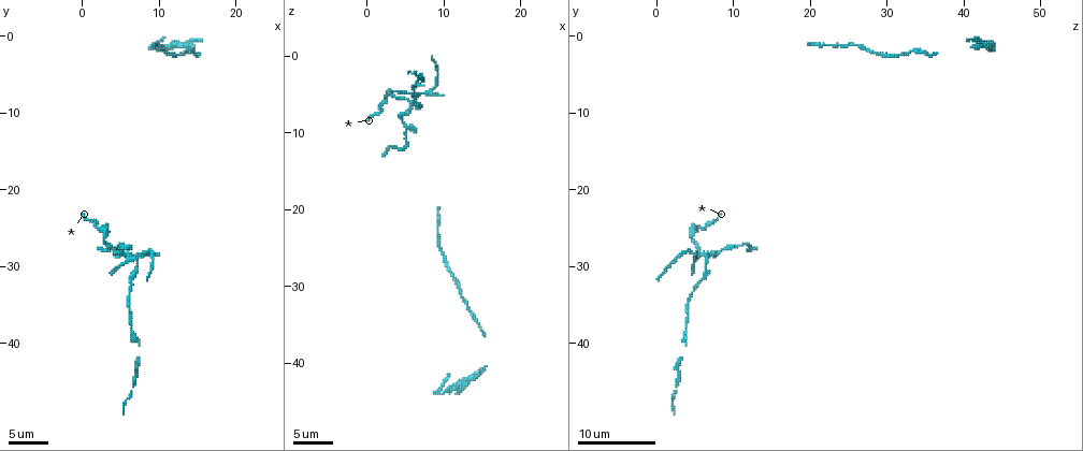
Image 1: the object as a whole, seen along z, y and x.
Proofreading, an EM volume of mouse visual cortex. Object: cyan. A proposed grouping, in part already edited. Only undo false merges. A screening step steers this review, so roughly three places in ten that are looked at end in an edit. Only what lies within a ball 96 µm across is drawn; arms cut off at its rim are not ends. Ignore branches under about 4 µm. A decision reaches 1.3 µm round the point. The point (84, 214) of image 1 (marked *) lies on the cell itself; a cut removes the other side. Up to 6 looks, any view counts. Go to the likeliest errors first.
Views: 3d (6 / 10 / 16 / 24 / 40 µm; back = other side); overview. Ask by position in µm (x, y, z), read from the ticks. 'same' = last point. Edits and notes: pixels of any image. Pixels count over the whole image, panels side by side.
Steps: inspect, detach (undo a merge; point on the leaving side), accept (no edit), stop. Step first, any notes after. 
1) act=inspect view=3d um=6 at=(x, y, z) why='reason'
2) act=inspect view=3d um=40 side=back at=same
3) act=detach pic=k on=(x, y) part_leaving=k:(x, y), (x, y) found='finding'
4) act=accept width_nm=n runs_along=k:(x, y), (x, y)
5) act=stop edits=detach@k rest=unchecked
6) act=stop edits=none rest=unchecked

act=inspect view=3d um=6 at=(6.0, 28.5, 6.5) why='four-way junction'

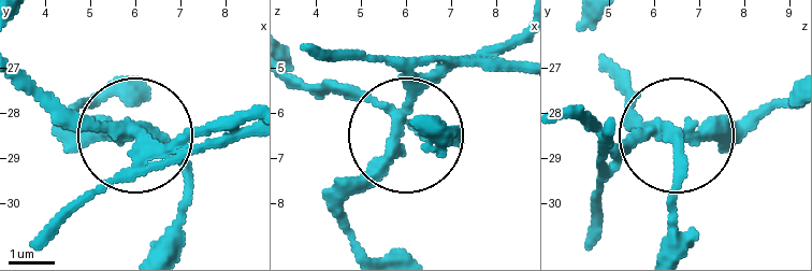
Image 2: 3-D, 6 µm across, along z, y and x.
act=inspect view=3d um=6 side=back at=(5.80, 28.50, 6.65) why='other side'

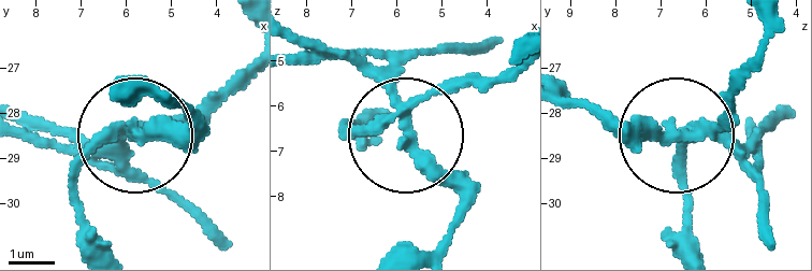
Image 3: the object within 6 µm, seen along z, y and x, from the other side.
act=detach pic=3 on=(358, 57) part_leaving=3:(402, 116), (460, 204), (444, 251) found='two cells meet here'

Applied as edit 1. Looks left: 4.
act=inspect view=3d um=10 at=(12.0, 1.0, 42.5) why='sudden change in width'

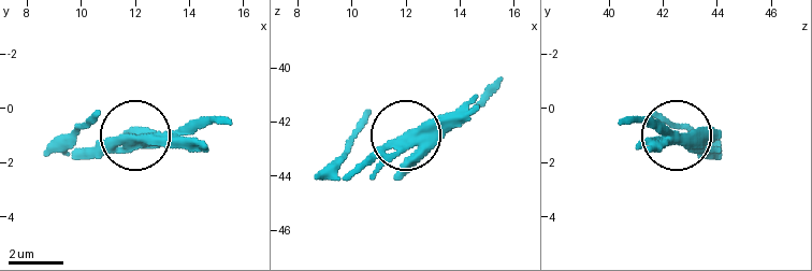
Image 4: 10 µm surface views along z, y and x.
act=detach pic=4 on=(193, 141) part_leaving=4:(161, 139), (75, 141), (78, 128), (99, 114) found='a second cell is stuck on'

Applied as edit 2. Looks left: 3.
act=inspect view=3d um=16 at=(7.5, 40.0, 4.0) why='a narrow waist'

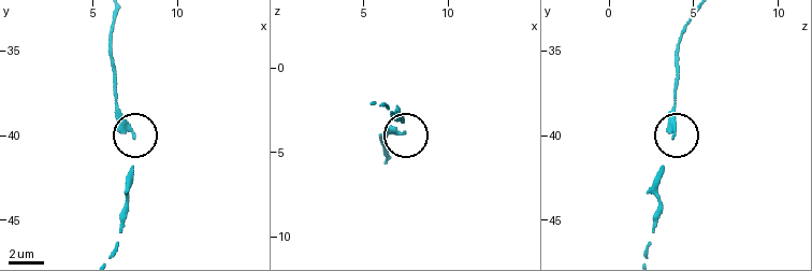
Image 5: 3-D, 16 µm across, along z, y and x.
act=accept runs_along=5:(691, 19), (678, 50), (673, 137), (657, 173) found='one cell here'

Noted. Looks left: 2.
act=stop edits=detach@3,detach@4 rest=unchecked

